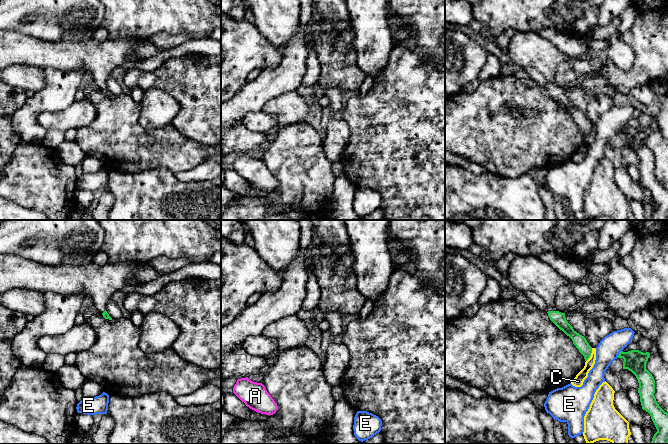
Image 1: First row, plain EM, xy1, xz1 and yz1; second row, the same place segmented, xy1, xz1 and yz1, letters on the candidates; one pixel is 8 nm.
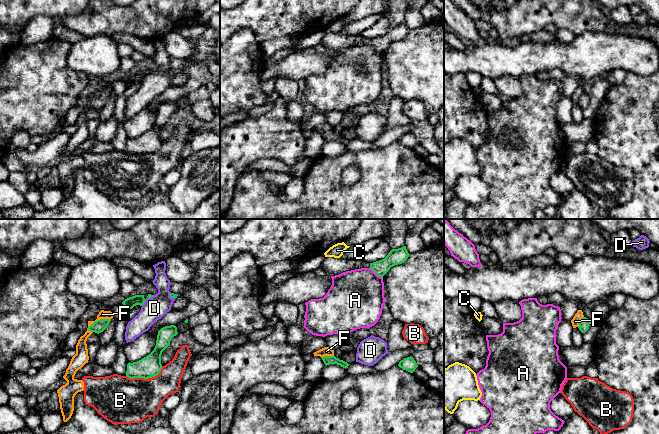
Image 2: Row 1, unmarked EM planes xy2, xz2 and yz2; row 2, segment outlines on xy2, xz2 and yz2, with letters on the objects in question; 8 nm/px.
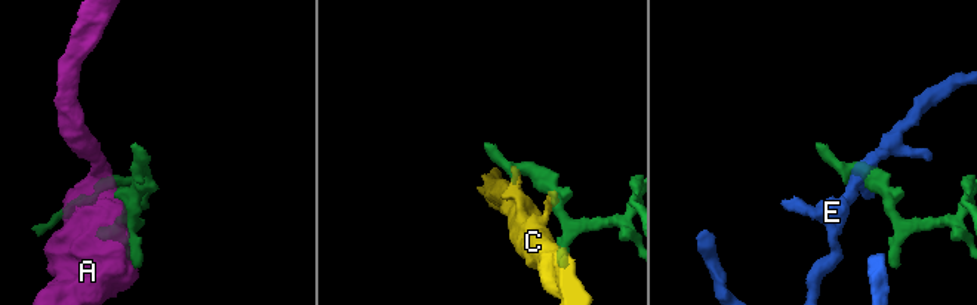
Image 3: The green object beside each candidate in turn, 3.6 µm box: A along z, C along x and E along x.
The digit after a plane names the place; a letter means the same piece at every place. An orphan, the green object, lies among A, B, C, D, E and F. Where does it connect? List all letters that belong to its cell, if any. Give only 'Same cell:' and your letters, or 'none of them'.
Same cell: none of them

